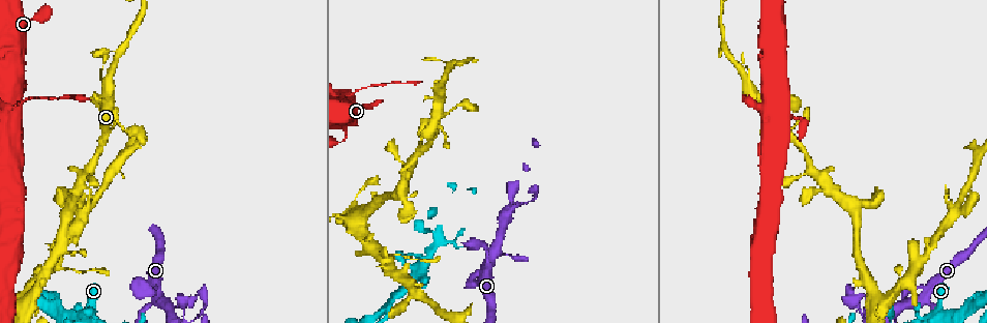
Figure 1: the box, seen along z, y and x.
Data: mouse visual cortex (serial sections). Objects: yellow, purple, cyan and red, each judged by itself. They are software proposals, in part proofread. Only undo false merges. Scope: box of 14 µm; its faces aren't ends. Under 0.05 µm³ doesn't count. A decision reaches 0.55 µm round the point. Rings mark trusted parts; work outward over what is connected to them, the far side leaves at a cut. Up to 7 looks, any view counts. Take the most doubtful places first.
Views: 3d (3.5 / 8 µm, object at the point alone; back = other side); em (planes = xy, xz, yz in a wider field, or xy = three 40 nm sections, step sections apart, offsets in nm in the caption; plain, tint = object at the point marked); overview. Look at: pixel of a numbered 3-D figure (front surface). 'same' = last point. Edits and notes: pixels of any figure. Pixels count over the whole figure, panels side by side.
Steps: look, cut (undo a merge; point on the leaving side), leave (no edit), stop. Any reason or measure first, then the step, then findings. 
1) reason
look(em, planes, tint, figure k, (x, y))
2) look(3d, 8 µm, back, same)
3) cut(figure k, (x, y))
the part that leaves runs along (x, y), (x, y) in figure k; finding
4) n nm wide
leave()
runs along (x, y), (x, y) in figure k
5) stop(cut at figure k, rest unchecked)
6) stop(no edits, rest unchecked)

four-way junction
look(3d, 3.5 µm, figure 1, (60, 311))

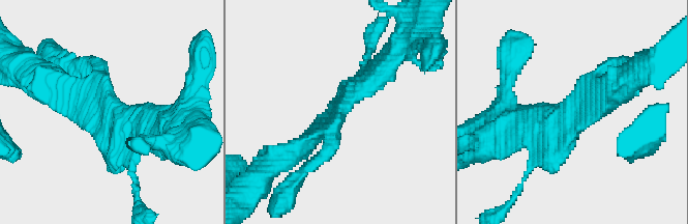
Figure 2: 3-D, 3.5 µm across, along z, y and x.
4 arms; arms of 200, 250, 250, 300 nm; need the tissue
look(em, xy, step 1, tint, figure 2, (569, 108))

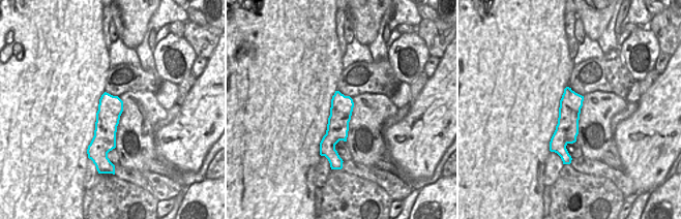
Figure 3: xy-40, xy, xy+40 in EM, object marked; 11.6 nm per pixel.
leave()
runs along (392, 59), (294, 152) in figure 2; all the same cell

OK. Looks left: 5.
four-way junction
look(3d, 8 µm, figure 1, (488, 268))

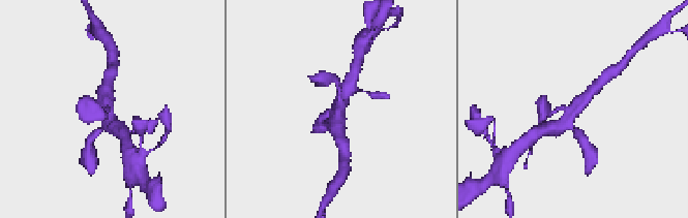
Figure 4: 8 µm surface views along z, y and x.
look(3d, 3.5 µm, figure 4, (571, 113))

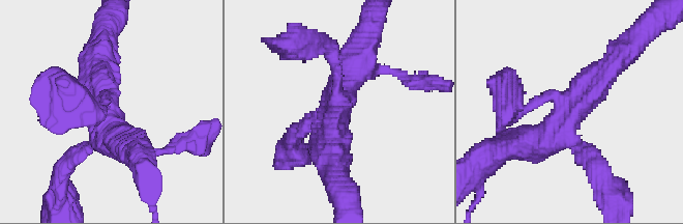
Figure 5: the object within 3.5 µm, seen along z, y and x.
4 arms; arms of 150, 200, 400, 450 nm
look(em, xy, step 2, tint, figure 5, (574, 110))

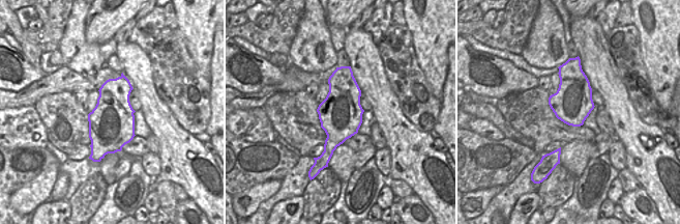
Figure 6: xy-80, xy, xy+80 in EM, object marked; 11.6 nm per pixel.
leave()
runs along (621, 56), (552, 135), (523, 145) in figure 5; one cell here

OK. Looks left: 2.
sudden change in width
look(em, planes, tint, figure 1, (343, 126))

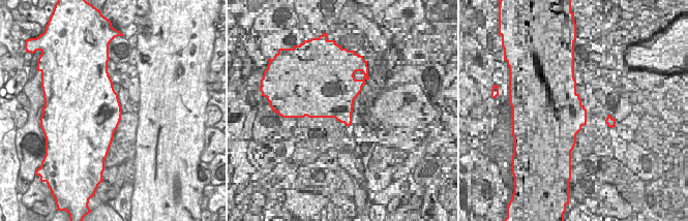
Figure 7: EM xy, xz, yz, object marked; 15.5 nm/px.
wider look
look(3d, 3.5 µm, same)

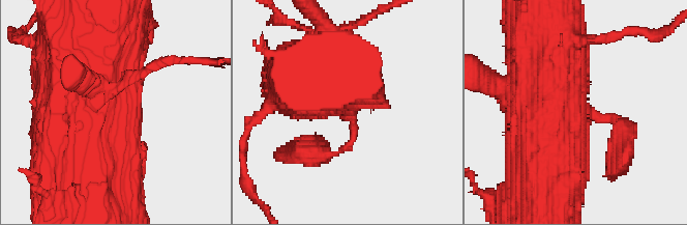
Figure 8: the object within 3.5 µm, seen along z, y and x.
leave()
runs along (548, 72), (554, 113), (593, 113), (625, 129) in figure 8; all the same cell

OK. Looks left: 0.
stop(no edits, rest unchecked)

